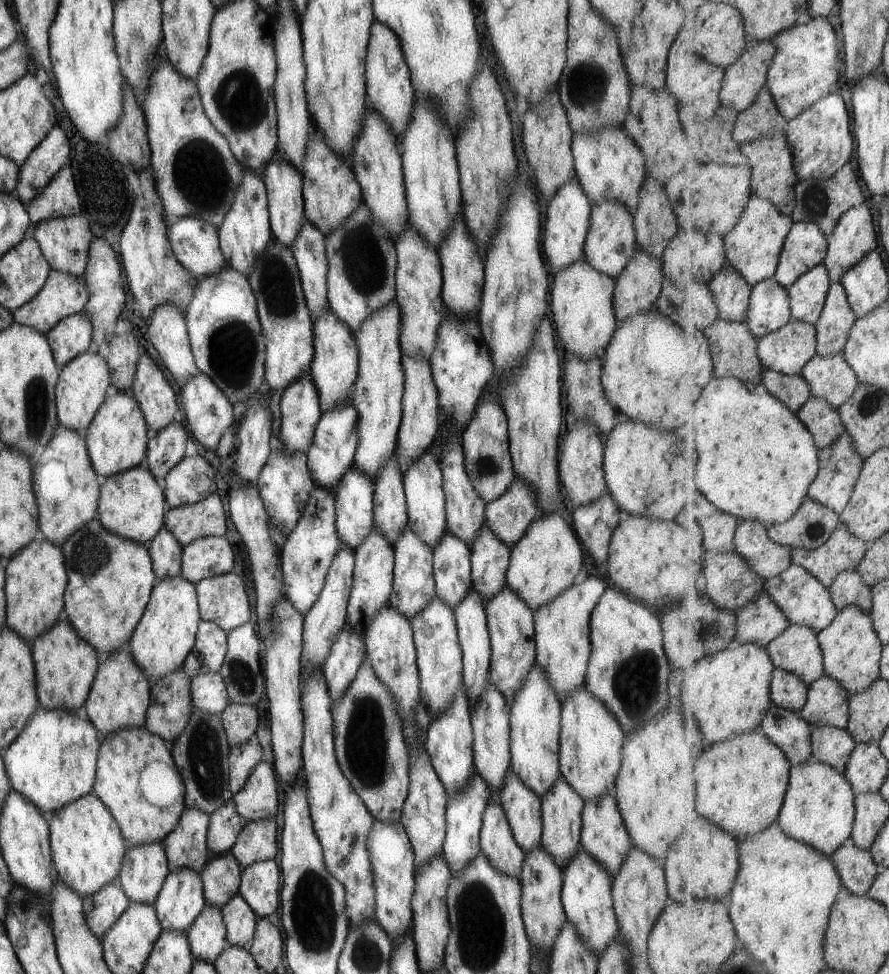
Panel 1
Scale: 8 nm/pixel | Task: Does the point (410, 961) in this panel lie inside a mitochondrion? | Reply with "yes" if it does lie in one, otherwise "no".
no

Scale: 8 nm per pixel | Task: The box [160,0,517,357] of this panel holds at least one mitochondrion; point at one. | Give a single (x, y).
(200, 172)

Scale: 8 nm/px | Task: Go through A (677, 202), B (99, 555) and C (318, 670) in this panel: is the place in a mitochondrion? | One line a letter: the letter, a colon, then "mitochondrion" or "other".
A: other
B: mitochondrion
C: other

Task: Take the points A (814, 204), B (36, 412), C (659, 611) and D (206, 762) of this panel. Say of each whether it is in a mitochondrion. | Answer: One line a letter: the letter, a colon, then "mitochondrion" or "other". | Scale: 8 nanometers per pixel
A: mitochondrion
B: mitochondrion
C: other
D: mitochondrion

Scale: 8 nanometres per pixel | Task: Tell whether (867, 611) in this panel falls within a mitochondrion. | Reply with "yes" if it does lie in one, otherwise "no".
no

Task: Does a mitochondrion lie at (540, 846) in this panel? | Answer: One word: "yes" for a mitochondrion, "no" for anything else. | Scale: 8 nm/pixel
no

